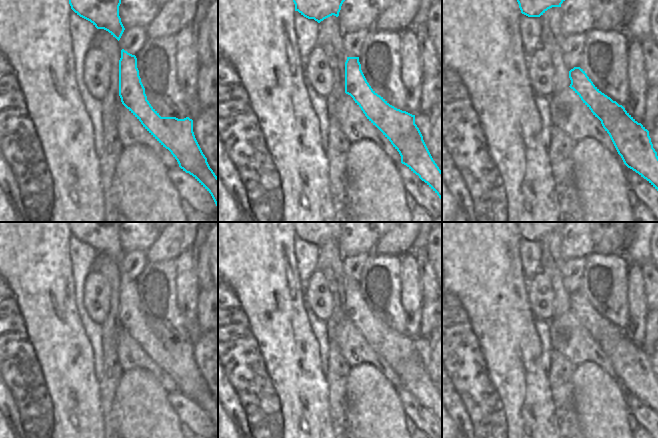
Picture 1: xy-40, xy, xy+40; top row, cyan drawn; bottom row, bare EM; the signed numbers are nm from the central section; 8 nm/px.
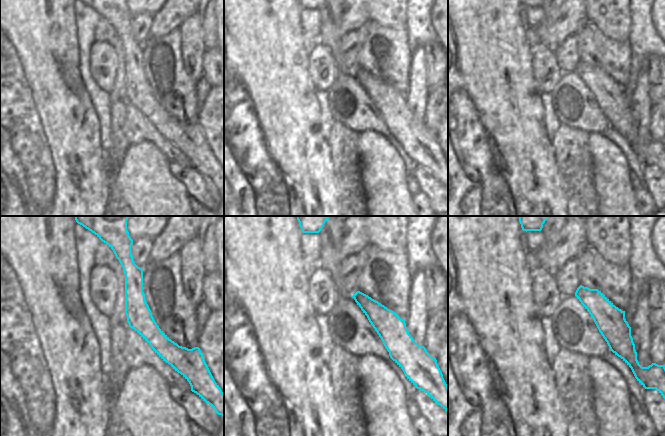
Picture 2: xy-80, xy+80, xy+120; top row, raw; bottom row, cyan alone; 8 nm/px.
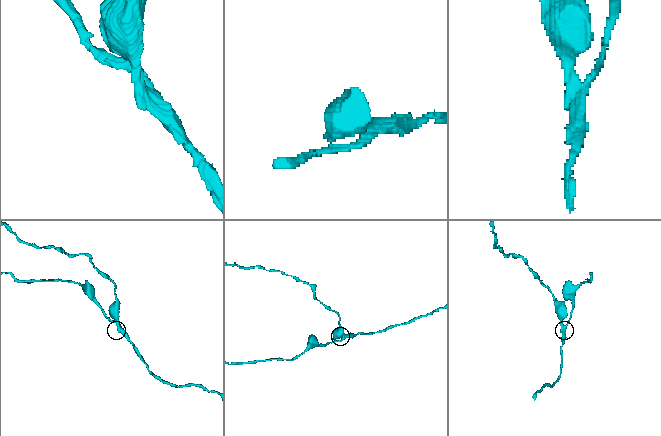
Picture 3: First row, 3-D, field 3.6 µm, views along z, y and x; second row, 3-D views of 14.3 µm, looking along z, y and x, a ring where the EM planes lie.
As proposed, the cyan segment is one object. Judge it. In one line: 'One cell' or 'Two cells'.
Two cells

